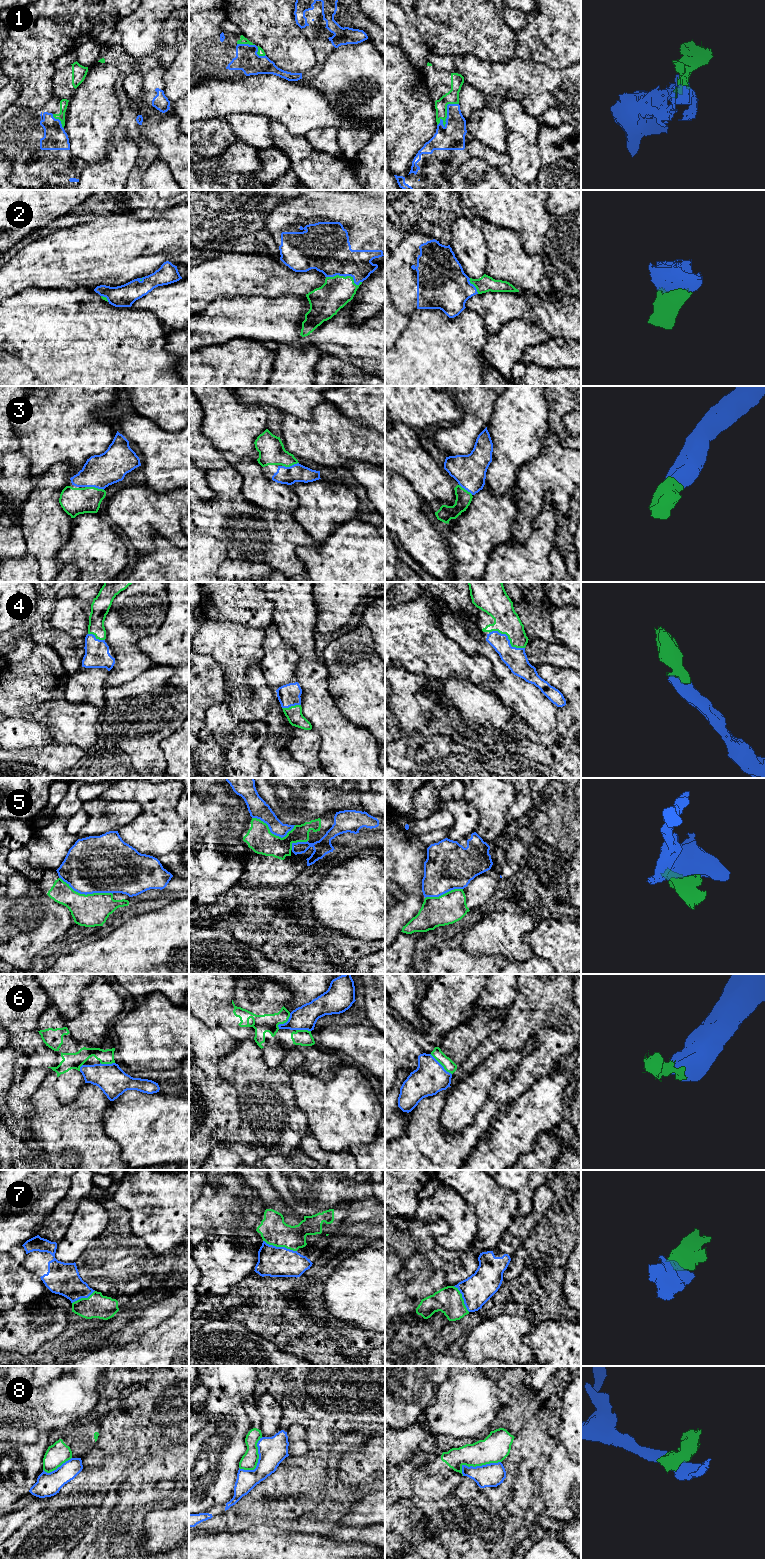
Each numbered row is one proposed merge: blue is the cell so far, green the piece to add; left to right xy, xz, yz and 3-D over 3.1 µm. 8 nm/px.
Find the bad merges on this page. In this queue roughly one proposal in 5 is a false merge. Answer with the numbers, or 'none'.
5, 6, 8

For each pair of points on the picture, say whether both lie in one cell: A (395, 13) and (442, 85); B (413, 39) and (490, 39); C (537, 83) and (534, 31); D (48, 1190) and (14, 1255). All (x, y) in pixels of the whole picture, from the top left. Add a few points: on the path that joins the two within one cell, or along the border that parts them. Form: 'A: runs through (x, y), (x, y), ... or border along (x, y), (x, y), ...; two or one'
A: border along (428, 62), (421, 70); two
B: border along (408, 19), (428, 49); two
C: border along (515, 56), (540, 61), (558, 70); two
D: border along (21, 1245), (16, 1245), (10, 1249); two

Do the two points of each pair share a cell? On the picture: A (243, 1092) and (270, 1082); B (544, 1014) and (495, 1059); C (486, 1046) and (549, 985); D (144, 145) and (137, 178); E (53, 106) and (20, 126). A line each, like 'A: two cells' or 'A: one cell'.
A: one cell
B: two cells
C: one cell
D: one cell
E: one cell

